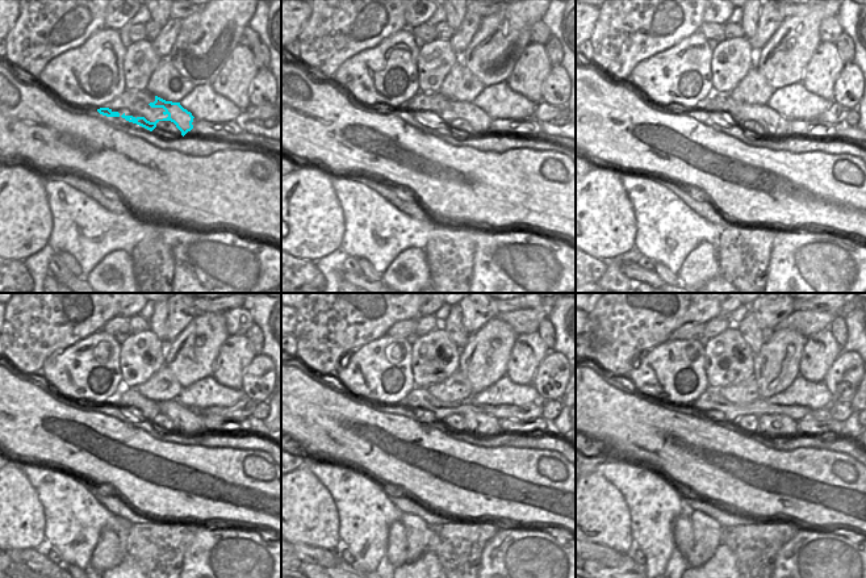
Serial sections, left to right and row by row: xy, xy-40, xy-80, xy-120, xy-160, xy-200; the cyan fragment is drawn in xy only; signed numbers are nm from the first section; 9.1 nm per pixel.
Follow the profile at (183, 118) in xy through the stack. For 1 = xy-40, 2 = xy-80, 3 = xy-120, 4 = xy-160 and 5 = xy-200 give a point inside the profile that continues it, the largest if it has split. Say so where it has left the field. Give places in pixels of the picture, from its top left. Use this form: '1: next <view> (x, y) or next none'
1: next xy-40 (478, 126)
2: next xy-80 (772, 129)
3: next xy-120 (183, 424)
4: next xy-160 (484, 426)
5: next xy-200 (770, 424)

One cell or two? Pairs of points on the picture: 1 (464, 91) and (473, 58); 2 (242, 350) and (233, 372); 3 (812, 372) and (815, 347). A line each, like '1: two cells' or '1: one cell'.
1: two cells
2: one cell
3: one cell

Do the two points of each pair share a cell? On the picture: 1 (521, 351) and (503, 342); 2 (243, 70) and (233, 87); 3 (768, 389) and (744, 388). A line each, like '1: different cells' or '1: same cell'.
1: different cells
2: same cell
3: different cells

